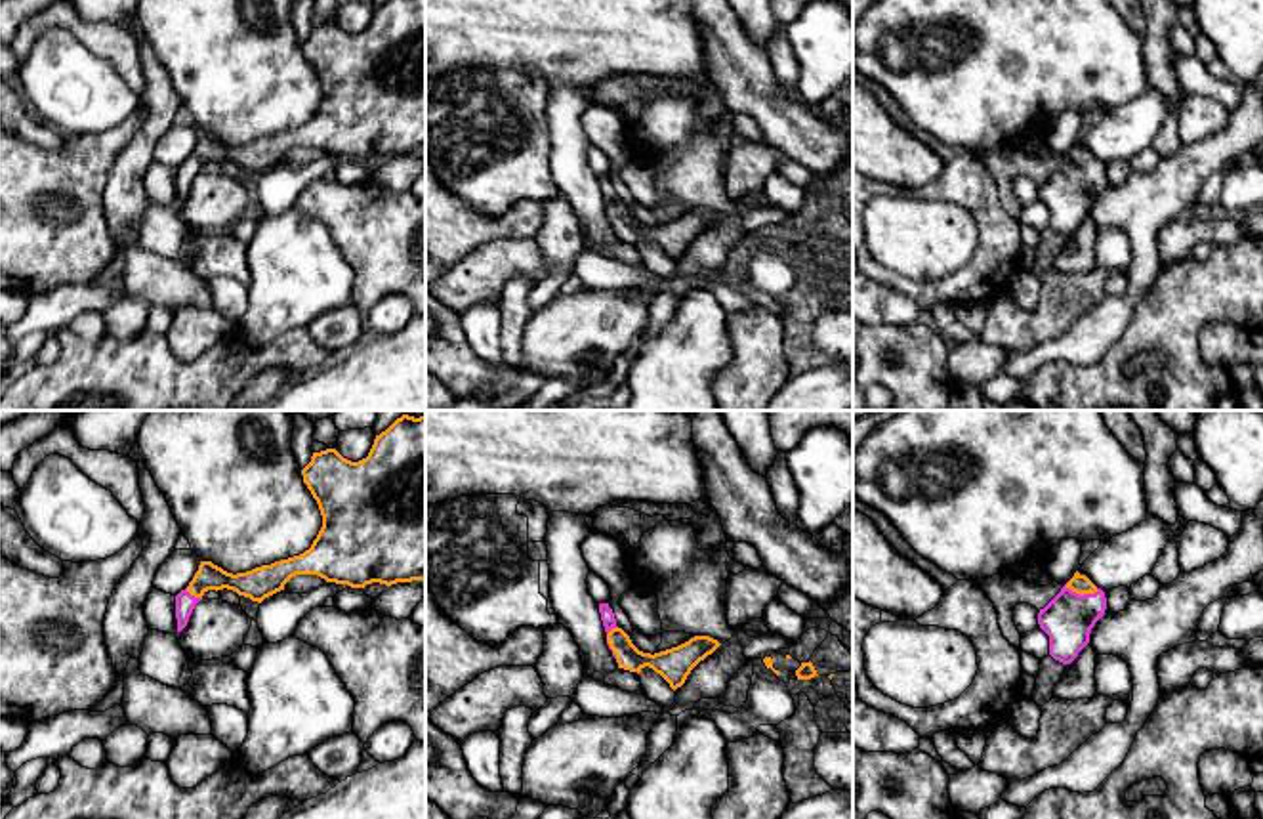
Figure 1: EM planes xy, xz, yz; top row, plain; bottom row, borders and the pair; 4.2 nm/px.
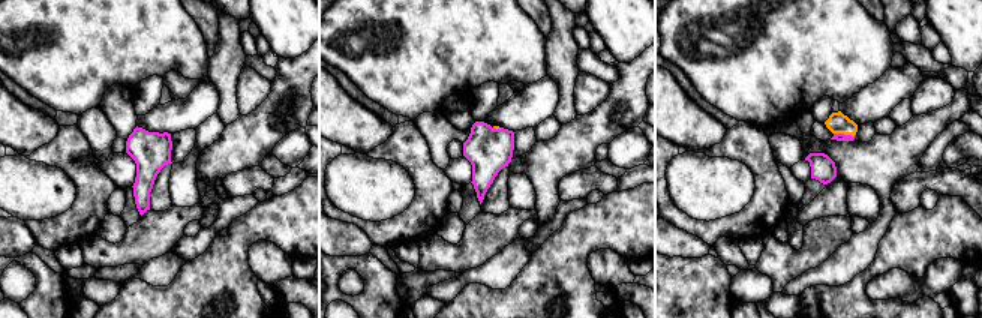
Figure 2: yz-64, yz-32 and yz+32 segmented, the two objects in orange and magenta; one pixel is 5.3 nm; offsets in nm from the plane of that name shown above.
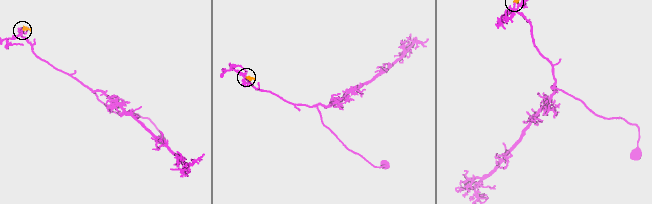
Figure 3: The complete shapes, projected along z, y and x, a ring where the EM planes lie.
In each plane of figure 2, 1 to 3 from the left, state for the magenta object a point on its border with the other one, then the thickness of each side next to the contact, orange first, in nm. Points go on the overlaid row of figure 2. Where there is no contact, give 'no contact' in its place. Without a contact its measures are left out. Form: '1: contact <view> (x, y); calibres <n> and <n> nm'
1: no contact
2: contact yz-32 (498, 128); calibres 20 and 240 nm
3: contact yz+32 (844, 134); calibres 110 and 50 nm

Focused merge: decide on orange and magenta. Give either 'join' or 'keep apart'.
join

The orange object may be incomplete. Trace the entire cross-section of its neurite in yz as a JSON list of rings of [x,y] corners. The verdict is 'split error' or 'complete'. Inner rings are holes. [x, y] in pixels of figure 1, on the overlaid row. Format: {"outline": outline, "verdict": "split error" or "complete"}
{"outline": [[[1078,571],[1038,613],[1040,628],[1049,636],[1049,655],[1070,664],[1089,643],[1095,622],[1105,615],[1107,598]]], "verdict": "split error"}

